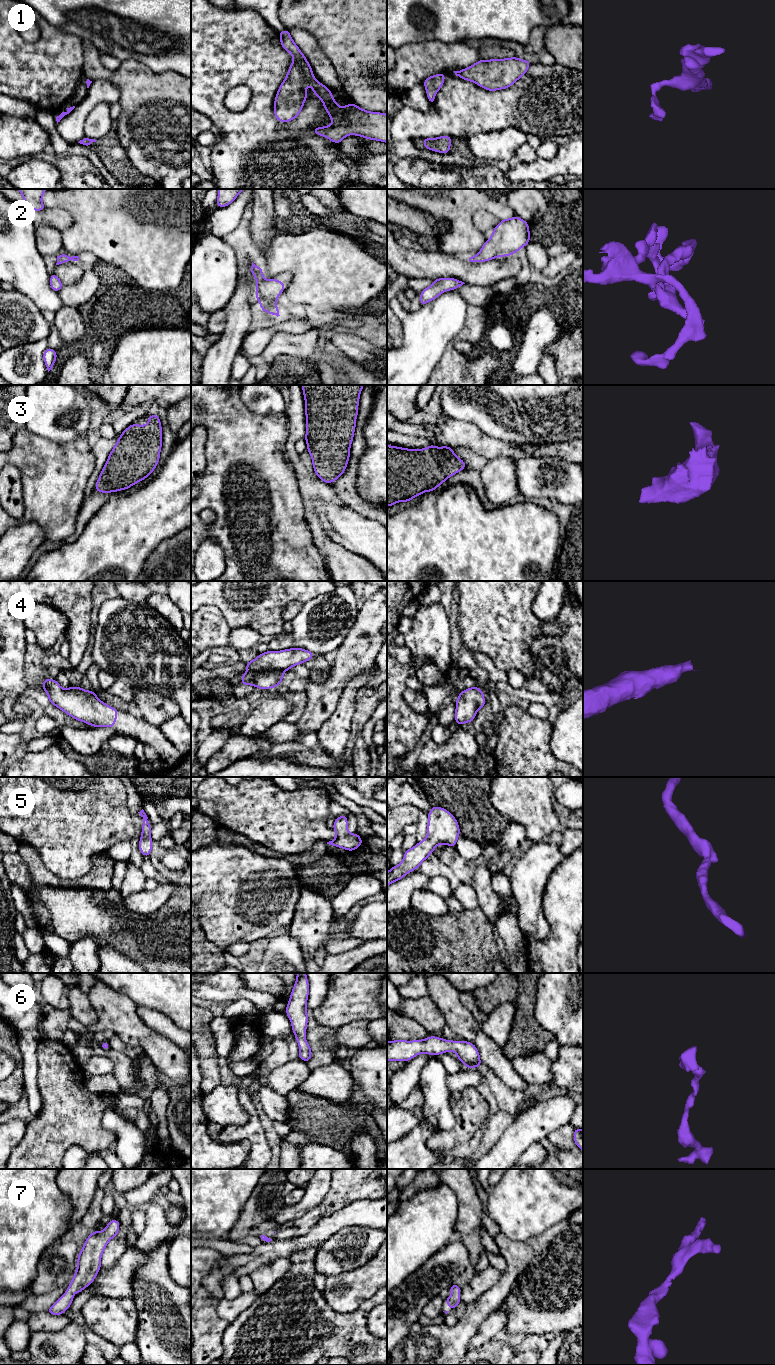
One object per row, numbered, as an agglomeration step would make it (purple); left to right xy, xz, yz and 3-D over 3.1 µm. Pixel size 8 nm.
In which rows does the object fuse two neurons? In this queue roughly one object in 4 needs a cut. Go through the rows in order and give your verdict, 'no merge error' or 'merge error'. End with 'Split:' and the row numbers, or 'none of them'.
1: no merge error
2: no merge error
3: no merge error
4: no merge error
5: no merge error
6: no merge error
7: no merge error
Split: none of them

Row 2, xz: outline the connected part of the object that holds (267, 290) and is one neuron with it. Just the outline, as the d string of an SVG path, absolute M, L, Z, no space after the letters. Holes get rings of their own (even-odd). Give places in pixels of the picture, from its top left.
M253 262L251 272L257 281L255 298L259 301L260 308L263 312L280 316L276 301L285 289L285 284L277 279L264 279L262 268Z

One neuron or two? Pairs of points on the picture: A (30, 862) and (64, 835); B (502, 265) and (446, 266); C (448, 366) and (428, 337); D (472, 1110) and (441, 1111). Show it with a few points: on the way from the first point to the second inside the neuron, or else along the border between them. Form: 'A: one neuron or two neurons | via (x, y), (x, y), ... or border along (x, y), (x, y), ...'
A: two neurons | border along (19, 843), (29, 844), (54, 873)
B: one neuron | via (488, 270), (462, 270), (460, 268)
C: two neurons | border along (455, 336), (445, 348), (444, 353), (430, 374)
D: two neurons | border along (453, 1094), (455, 1124), (437, 1130)

